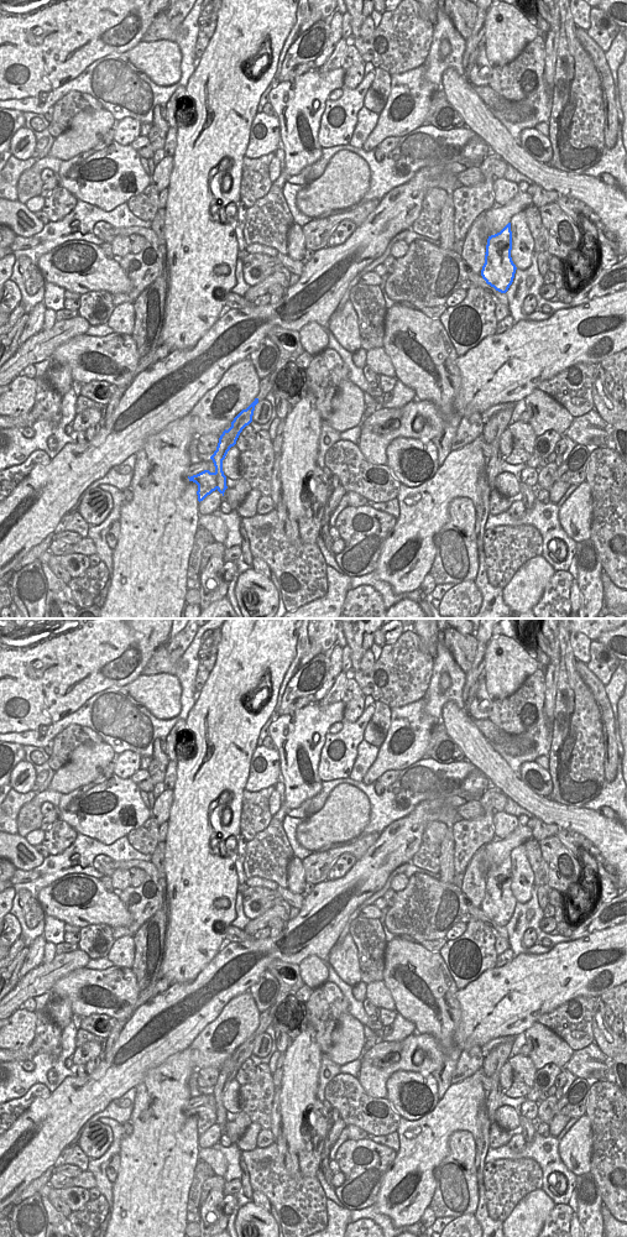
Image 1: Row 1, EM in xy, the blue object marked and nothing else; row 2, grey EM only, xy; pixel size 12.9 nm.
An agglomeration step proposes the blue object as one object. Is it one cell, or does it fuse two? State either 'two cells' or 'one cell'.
one cell

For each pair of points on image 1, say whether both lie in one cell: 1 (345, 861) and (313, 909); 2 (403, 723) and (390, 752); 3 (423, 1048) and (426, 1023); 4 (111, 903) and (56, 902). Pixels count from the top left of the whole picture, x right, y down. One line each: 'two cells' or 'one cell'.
1: two cells
2: one cell
3: two cells
4: one cell

